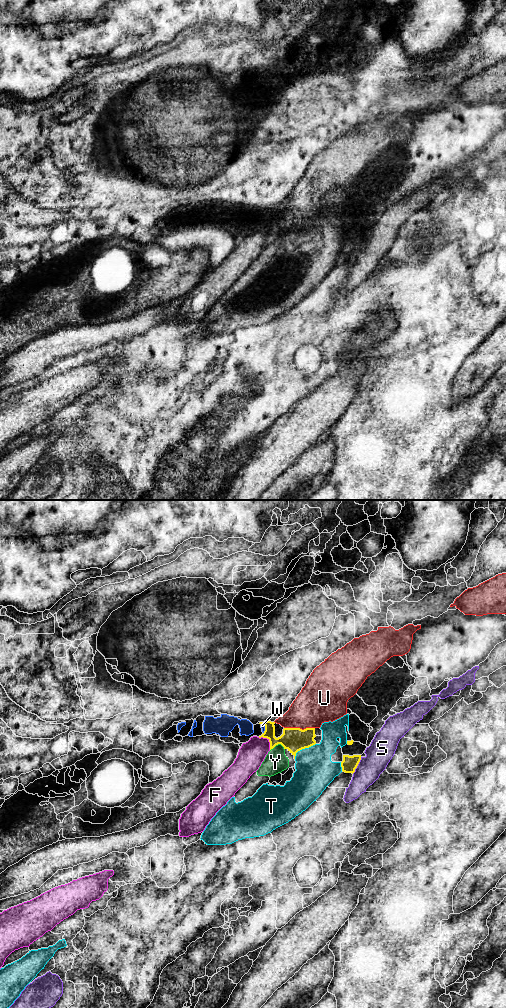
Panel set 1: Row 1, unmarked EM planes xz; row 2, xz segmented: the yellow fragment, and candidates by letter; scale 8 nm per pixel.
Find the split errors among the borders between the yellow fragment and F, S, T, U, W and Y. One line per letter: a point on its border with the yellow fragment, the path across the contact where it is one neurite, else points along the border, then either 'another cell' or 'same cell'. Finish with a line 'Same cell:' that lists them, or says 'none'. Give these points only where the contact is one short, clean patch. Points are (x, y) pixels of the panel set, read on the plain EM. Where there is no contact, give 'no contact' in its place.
F: contact xz (269, 228); another cell
S: contact xz (357, 253); another cell
T: contact xz (303, 236); another cell
U: contact xz (299, 216); same cell
W: contact xz (265, 216); way xz (294, 227), (275, 227), (265, 216), (262, 213); same cell
Y: contact xz (277, 232); border xz (284, 235), (276, 232), (270, 238); another cell
Same cell: U, W

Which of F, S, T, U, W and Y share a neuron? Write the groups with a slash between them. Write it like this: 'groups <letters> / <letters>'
groups F / S / T Y / U W

